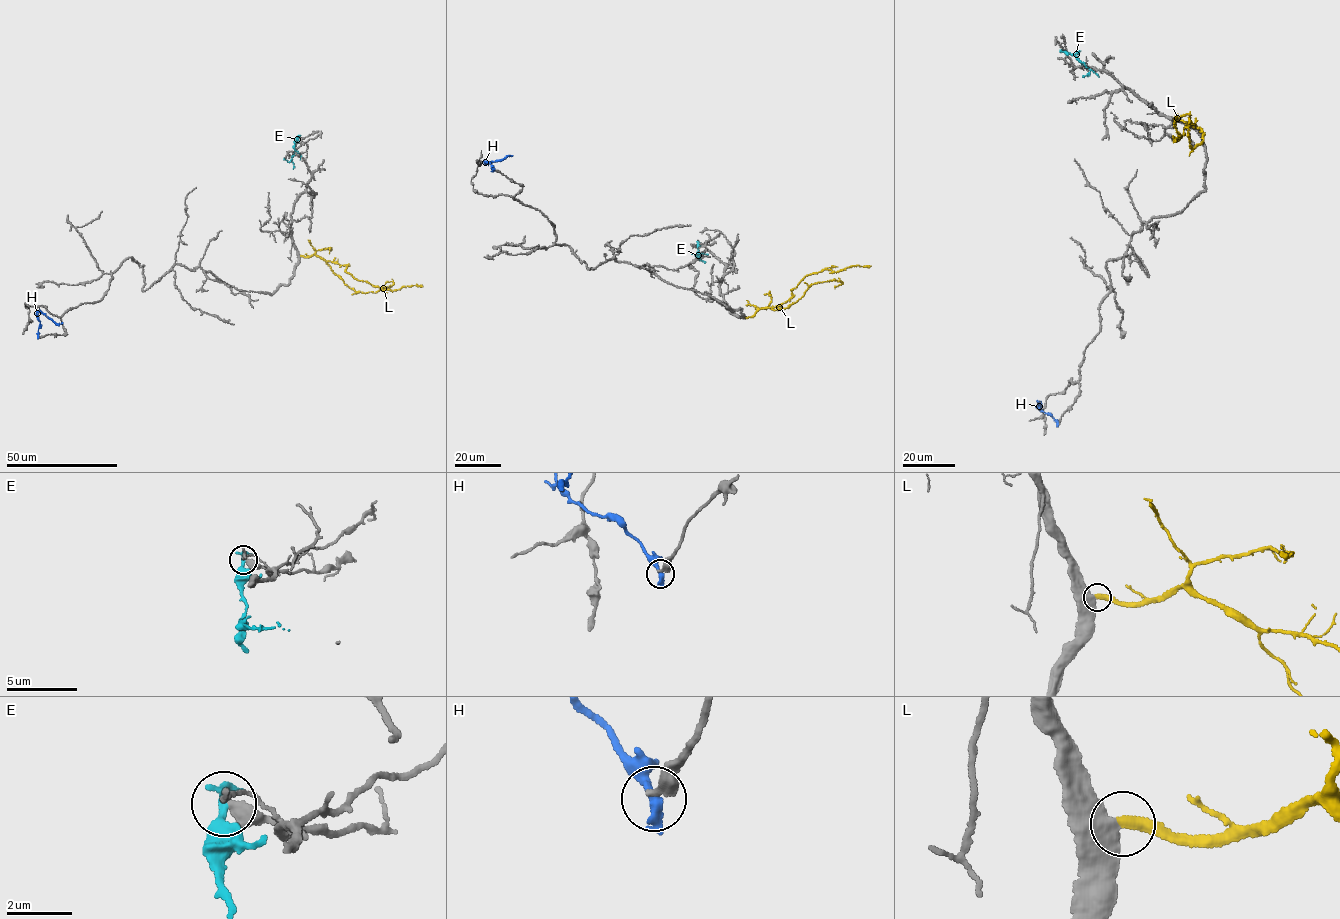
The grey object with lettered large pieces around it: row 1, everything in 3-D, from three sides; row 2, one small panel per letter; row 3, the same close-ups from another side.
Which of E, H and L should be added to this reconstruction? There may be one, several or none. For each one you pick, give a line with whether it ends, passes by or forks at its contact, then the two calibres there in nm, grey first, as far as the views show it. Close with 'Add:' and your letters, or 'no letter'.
L: it ends; calibres 650 and 340 nm
Add: L

